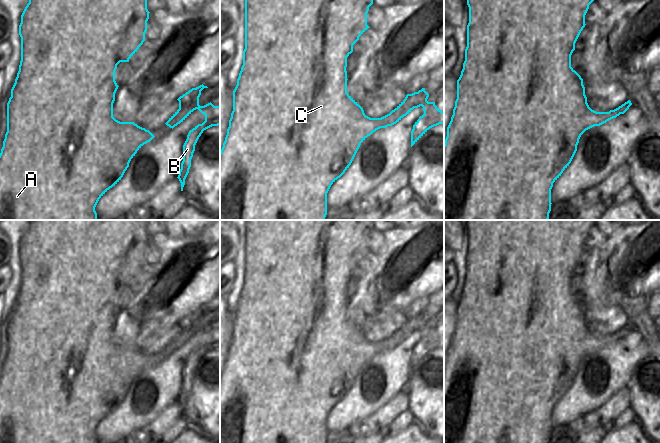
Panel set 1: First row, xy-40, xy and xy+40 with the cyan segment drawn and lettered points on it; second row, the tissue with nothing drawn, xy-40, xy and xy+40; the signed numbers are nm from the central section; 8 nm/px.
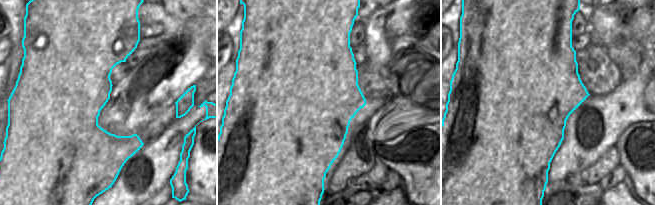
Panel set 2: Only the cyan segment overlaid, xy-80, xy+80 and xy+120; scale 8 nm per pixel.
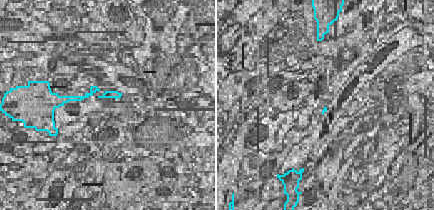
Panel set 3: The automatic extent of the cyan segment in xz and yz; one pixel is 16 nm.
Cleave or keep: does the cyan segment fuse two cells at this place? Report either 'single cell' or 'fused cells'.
fused cells

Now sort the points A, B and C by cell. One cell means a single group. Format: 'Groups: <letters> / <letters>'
Groups: A C / B

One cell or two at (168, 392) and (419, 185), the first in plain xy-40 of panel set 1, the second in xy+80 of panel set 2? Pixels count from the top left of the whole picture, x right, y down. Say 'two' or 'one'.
two

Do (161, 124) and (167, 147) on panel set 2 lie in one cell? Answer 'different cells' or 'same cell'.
different cells

